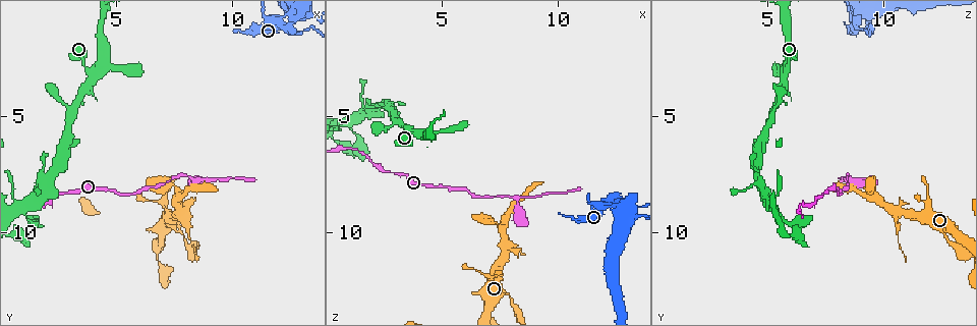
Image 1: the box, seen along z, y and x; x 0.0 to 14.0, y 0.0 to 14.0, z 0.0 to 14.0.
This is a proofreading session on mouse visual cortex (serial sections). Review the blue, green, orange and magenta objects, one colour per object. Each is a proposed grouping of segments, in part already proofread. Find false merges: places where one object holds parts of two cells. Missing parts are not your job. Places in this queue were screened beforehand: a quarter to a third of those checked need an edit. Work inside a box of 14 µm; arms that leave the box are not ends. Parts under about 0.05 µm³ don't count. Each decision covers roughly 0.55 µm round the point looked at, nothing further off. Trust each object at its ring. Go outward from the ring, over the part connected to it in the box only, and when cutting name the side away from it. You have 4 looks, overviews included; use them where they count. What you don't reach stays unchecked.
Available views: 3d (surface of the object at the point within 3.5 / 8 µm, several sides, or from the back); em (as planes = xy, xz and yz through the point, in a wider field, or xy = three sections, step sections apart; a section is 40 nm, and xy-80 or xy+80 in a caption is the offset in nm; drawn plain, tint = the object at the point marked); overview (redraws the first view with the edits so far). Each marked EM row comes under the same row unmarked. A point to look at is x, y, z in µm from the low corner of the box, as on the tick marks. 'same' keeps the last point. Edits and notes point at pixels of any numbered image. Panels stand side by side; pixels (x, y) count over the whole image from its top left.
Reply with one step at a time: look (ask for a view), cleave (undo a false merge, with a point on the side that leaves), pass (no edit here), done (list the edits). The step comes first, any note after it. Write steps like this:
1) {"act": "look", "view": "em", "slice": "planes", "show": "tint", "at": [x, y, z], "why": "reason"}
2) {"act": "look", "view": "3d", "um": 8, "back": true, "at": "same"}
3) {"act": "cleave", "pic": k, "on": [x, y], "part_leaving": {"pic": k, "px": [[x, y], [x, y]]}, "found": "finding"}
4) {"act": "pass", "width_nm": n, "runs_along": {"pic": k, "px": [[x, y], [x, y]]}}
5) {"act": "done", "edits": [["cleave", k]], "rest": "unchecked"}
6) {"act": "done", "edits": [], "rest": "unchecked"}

{"act": "look", "view": "3d", "um": 3.5, "at": [7.7, 8.4, 9.6], "why": "three arms meet"}

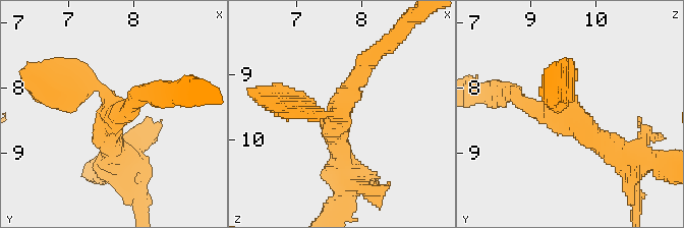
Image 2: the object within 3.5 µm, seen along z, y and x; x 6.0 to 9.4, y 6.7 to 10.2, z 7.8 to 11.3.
{"act": "look", "view": "em", "slice": "planes", "show": "tint", "at": [7.70, 8.40, 9.60]}

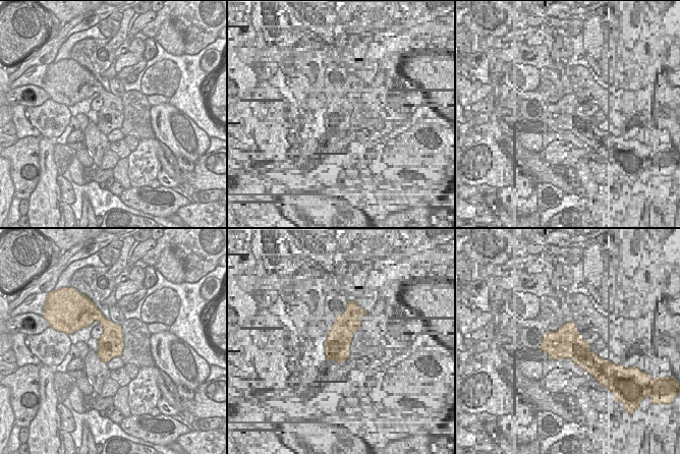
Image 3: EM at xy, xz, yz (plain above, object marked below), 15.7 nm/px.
{"act": "pass", "arms": 3, "arm_widths_nm": [250, 300, 300], "runs_along": {"pic": 2, "px": [[620, 153], [561, 90]]}, "found": "all the same cell"}

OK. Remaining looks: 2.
{"act": "look", "view": "3d", "um": 3.5, "at": [3.8, 3.0, 5.8], "why": "four-way junction"}

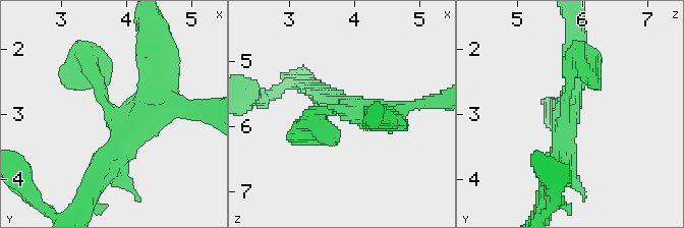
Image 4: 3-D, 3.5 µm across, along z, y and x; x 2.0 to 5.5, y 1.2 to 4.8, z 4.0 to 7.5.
{"act": "look", "view": "em", "slice": "xy", "step": 3, "show": "tint", "at": [3.95, 3.10, 5.80], "why": "shape alone is not enough"}

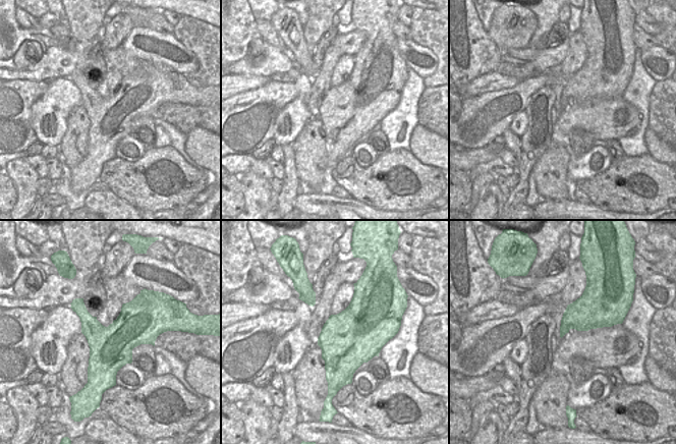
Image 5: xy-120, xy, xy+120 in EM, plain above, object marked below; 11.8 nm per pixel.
{"act": "pass", "runs_along": {"pic": 4, "px": [[576, 63], [566, 145], [550, 179]]}, "found": "continuous, no second cell"}

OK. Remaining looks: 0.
{"act": "done", "edits": [], "rest": "unchecked"}

